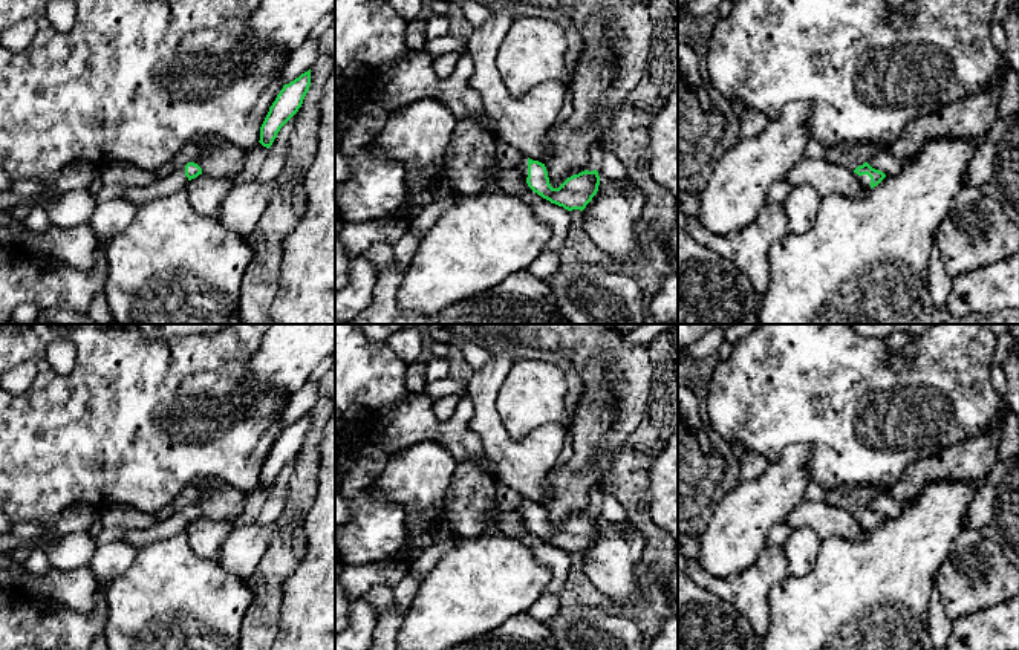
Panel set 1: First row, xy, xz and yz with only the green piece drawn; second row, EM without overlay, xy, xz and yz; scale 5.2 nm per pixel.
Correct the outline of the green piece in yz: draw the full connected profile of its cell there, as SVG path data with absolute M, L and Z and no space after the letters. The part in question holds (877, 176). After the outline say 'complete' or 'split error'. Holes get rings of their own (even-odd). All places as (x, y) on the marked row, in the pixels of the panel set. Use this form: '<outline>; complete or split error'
M868 162L857 167L854 173L858 177L858 182L868 190L877 187L886 174L880 170L872 168Z; split error

